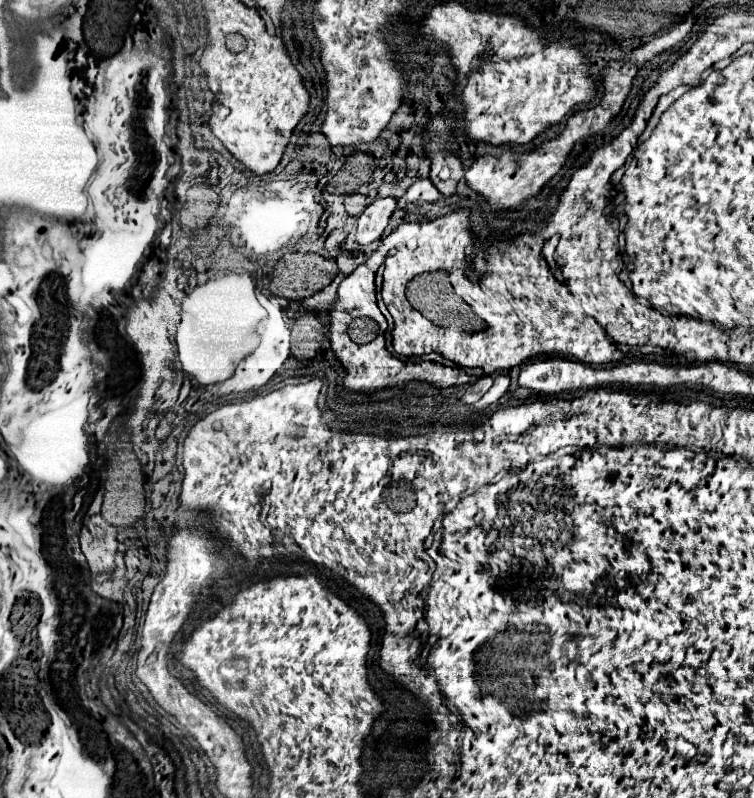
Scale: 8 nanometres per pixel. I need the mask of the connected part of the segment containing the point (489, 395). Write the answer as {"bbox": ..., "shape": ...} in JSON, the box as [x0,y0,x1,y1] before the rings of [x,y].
{"bbox":[474,376,510,410],"shape":[[[496,376],[496,380],[494,380],[494,386],[474,404],[478,410],[482,410],[482,408],[486,408],[486,406],[490,406],[490,404],[494,404],[506,390],[508,390],[508,382],[510,382],[510,378],[508,376]]]}

